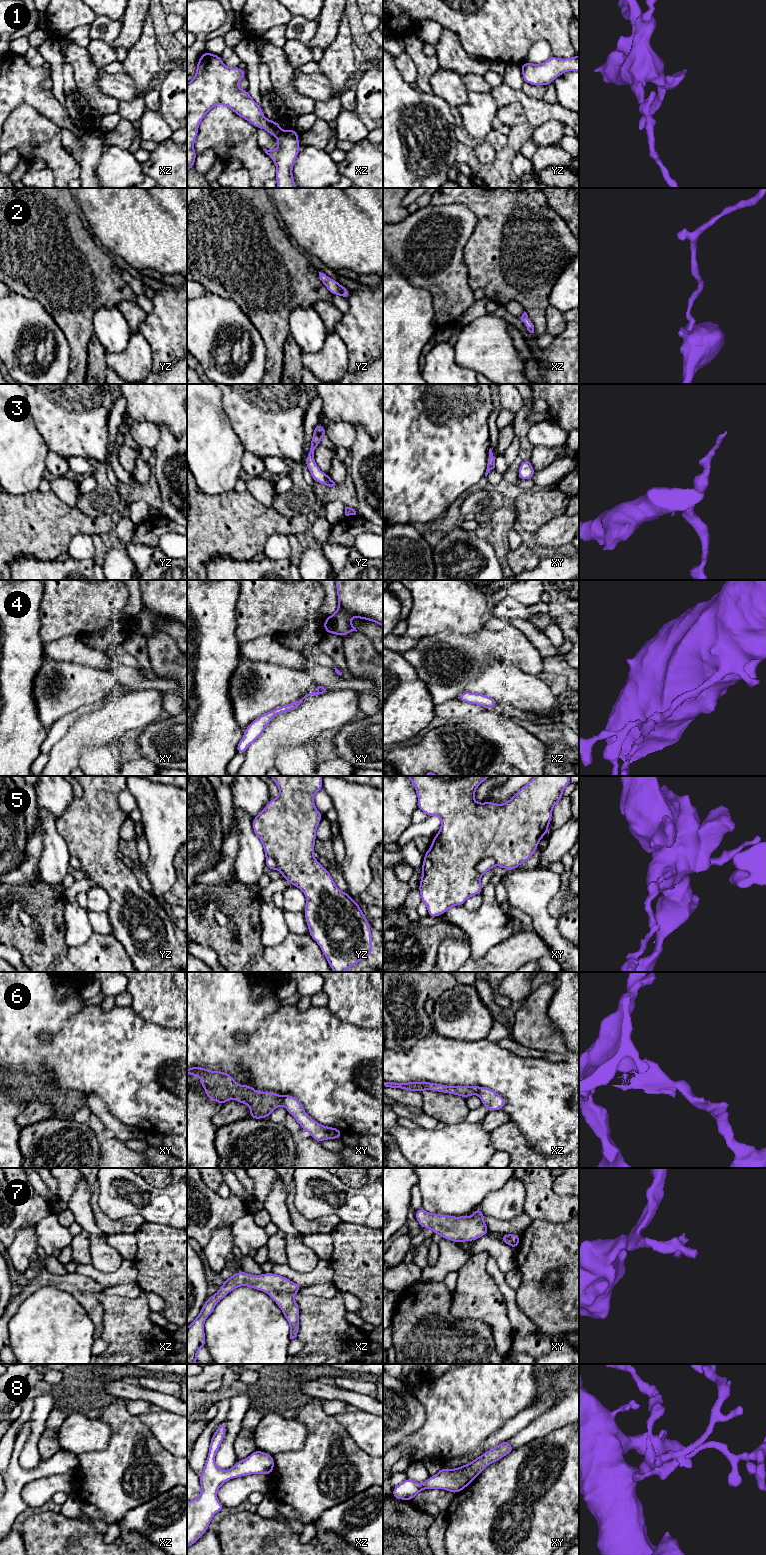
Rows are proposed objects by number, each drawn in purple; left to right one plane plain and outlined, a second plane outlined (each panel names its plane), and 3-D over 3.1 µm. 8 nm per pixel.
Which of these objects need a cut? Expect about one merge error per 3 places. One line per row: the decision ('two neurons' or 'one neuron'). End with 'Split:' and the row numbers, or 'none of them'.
1: two neurons
2: one neuron
3: one neuron
4: one neuron
5: two neurons
6: two neurons
7: one neuron
8: one neuron
Split: 1, 5, 6

